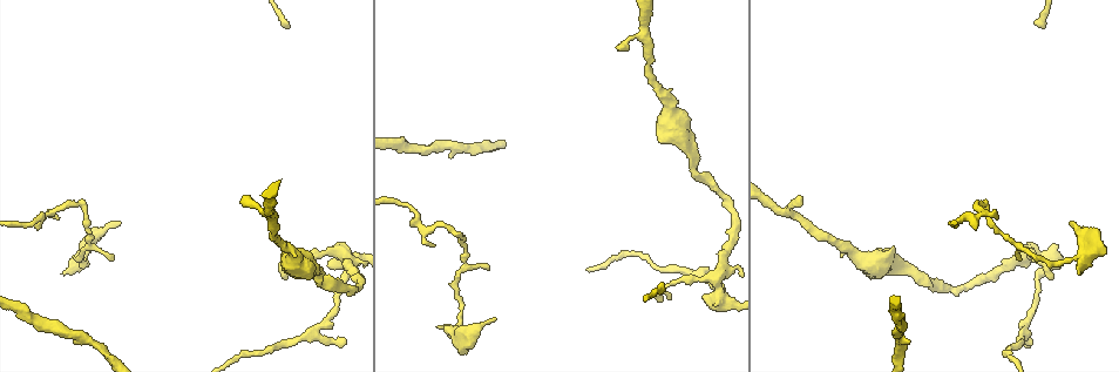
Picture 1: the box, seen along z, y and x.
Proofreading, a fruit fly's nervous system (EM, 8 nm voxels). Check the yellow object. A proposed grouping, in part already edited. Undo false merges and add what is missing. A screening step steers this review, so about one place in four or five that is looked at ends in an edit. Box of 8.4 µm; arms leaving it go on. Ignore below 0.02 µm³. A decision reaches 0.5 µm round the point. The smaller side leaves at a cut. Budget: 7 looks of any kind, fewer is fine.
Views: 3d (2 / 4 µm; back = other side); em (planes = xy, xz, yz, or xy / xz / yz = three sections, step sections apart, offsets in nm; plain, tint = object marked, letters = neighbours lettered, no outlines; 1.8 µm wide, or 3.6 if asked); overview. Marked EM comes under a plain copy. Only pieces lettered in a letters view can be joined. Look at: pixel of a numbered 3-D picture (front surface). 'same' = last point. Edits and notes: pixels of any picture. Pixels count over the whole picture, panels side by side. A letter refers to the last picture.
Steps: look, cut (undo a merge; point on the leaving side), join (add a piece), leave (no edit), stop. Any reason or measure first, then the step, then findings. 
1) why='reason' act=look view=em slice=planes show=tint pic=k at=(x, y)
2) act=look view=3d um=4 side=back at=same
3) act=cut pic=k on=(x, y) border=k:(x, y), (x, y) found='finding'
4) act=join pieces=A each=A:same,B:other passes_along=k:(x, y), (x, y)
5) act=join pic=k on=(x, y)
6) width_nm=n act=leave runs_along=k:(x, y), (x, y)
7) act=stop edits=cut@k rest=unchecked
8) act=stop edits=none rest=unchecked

why='thick turns thin' act=look view=3d um=4 side=back pic=1 at=(671, 108)

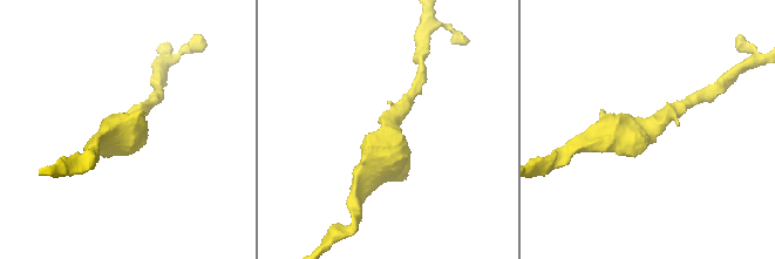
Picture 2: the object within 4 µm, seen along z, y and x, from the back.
arm_widths_nm=180,480 act=look view=em um=3.6 slice=planes show=letters pic=2 at=(654, 123)

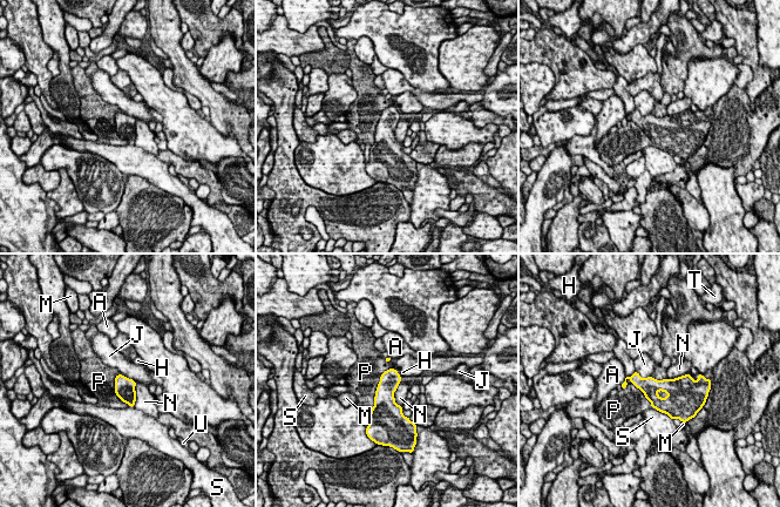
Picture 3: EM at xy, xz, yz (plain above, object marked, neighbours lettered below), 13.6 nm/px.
longest_contact=P:650nm act=leave each=A:other,H:other,J:other,M:other,N:other,P:other,S:other,T:other,U:other border=3:(636, 370), (643, 378), (650, 377) found='one neuron here'

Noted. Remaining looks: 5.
why='an open end' act=look view=em slice=planes show=letters pic=1 at=(439, 328)

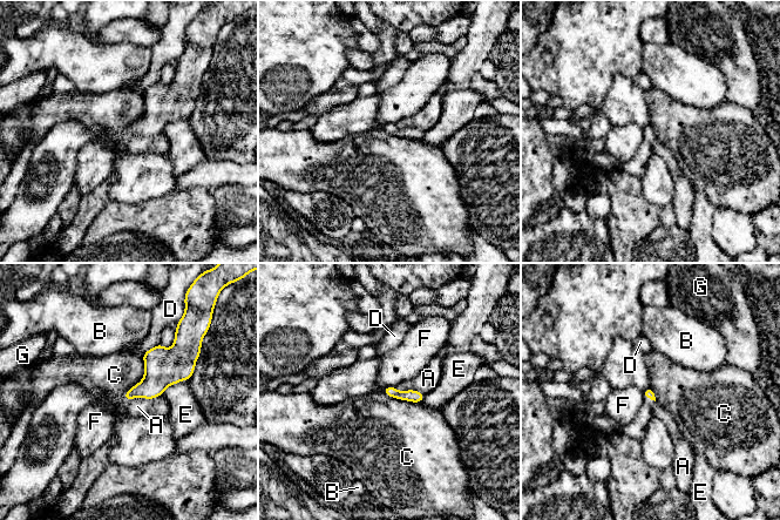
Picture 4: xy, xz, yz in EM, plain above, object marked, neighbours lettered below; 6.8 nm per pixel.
act=leave each=A:other,B:other,C:other,D:other,E:other,F:other,G:other border=4:(142, 356), (143, 377), (122, 397) found='no lettered piece goes on from it'

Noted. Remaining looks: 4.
why='abrupt turn' act=look view=3d um=2 pic=1 at=(986, 206)

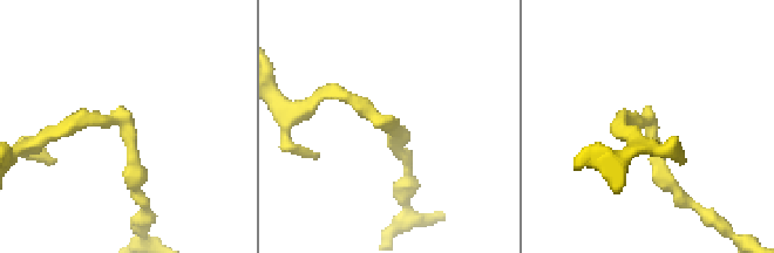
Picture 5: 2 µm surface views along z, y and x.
act=look view=em slice=xz step=4 show=tint pic=5 at=(113, 122)

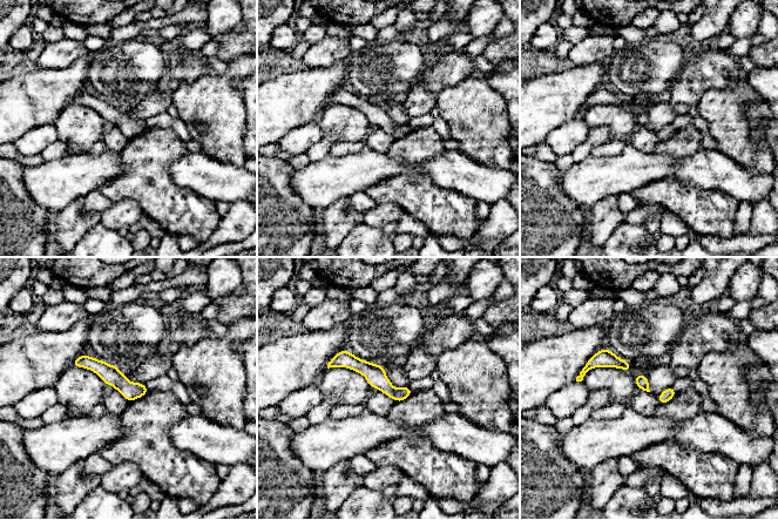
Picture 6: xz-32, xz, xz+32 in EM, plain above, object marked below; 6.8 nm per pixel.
act=look view=em slice=planes show=letters at=same

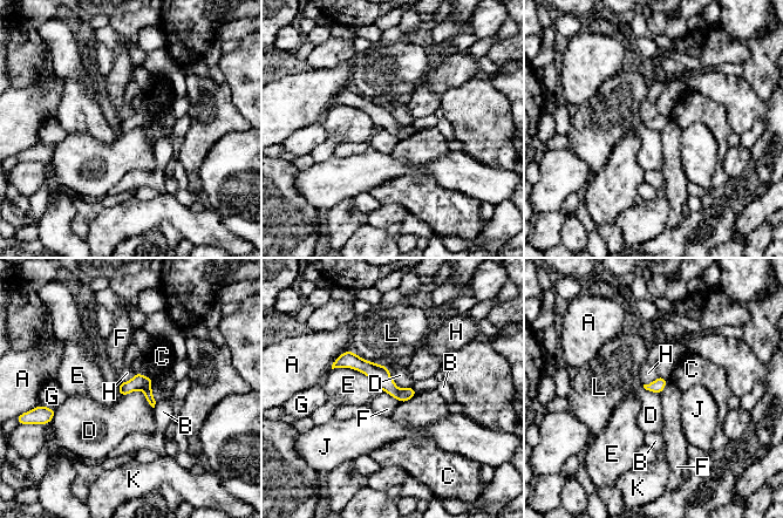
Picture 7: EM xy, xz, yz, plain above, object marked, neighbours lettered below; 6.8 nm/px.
act=leave each=A:other,B:other,C:other,D:other,E:other,F:other,G:other,H:other,J:other,K:other,L:other border=7:(121, 395), (141, 390), (152, 408) found='continuous, no second neuron'

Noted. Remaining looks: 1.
act=stop edits=none rest=unchecked

